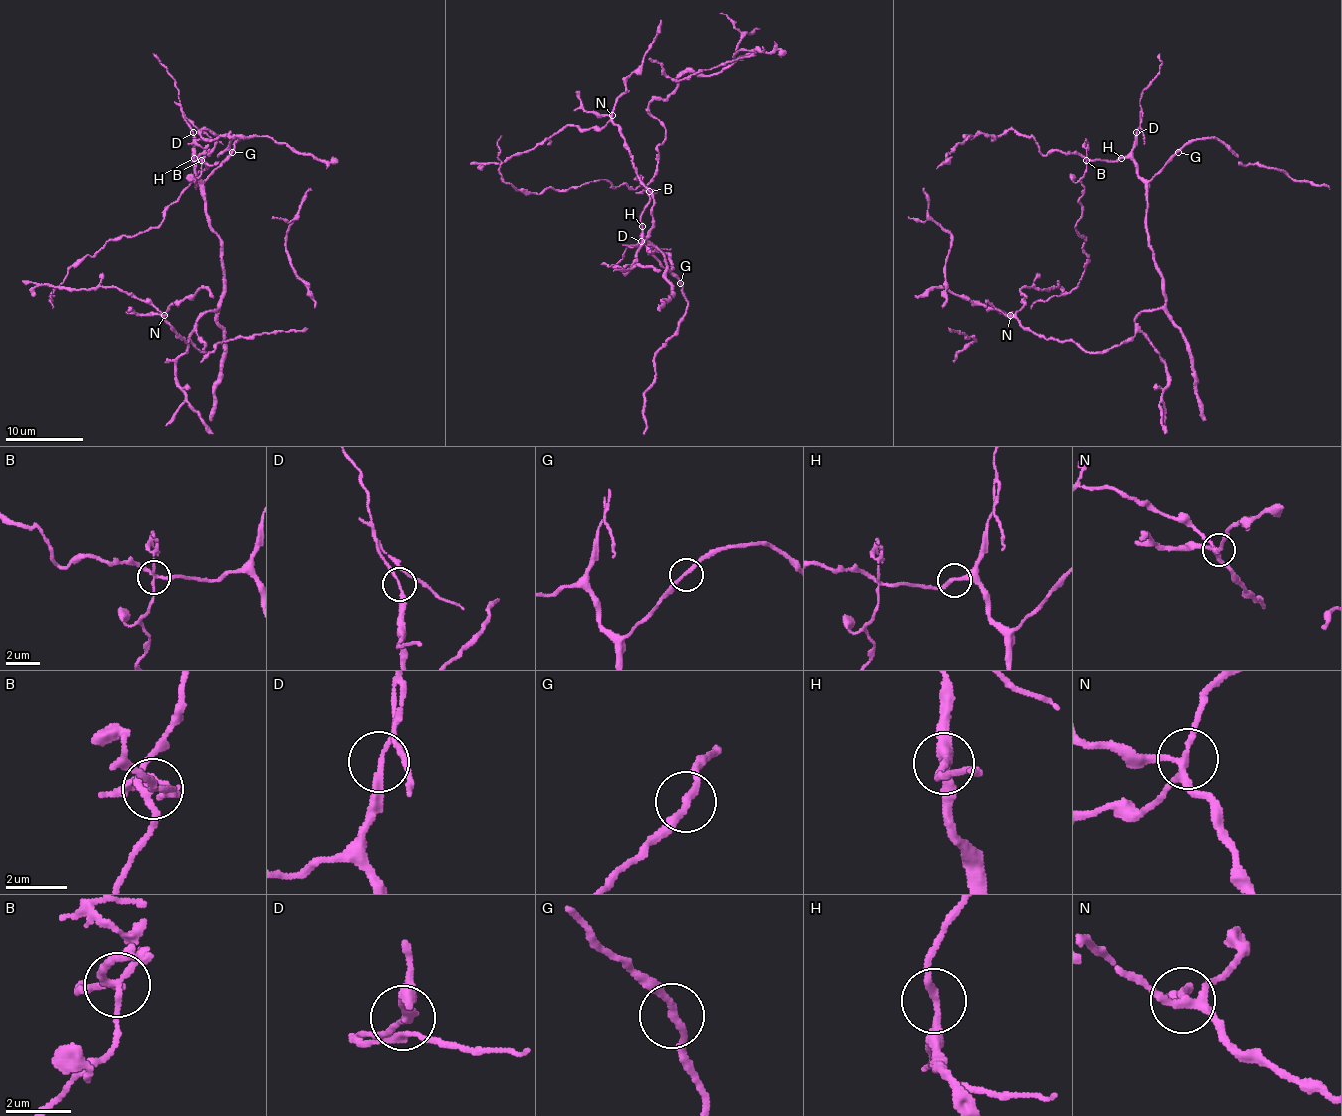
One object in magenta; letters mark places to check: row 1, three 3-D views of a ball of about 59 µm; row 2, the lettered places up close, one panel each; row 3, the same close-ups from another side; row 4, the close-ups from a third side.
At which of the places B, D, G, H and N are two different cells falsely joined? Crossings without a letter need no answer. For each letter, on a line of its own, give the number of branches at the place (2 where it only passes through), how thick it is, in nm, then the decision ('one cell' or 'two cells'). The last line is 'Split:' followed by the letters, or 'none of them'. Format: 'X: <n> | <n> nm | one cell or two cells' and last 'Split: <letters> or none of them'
B: 4 | 200 nm | two cells
D: 2 | 190 nm | two cells
G: 2 | 200 nm | one cell
H: 2 | 220 nm | one cell
N: 4 | 240 nm | one cell
Split: B, D

